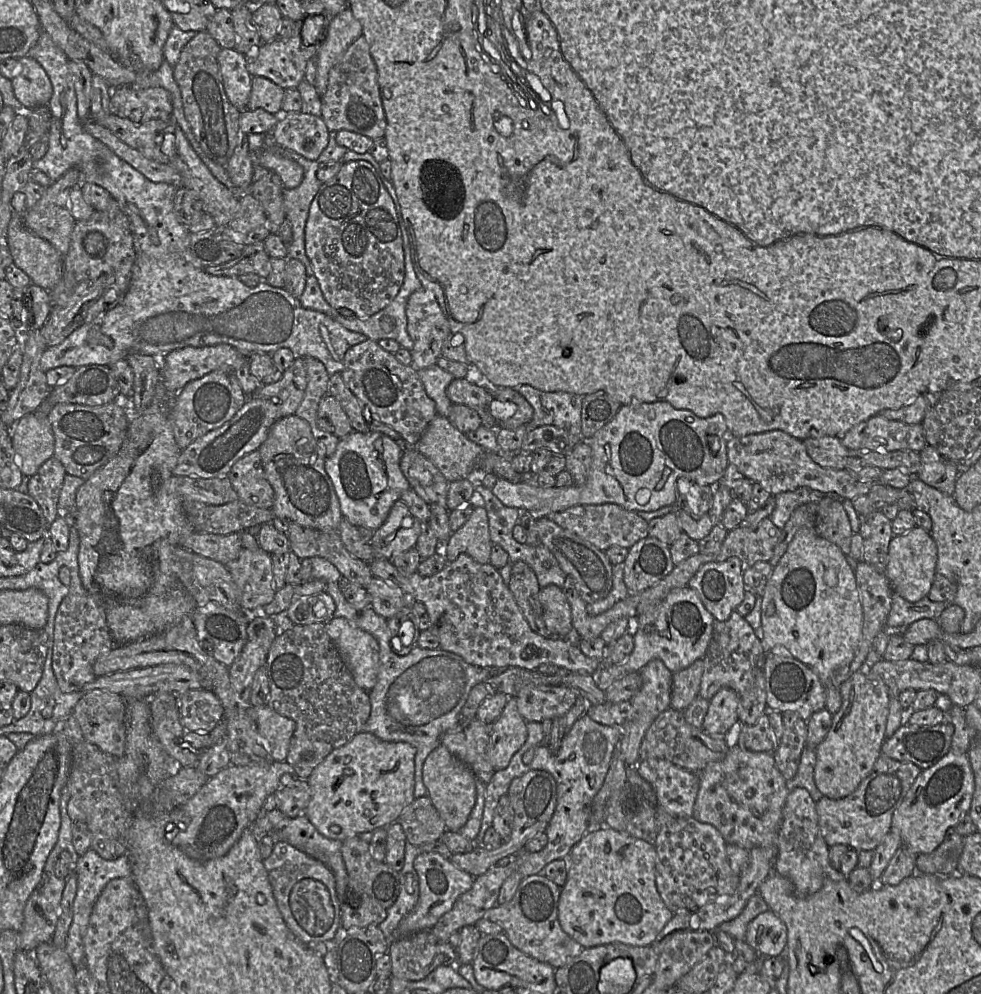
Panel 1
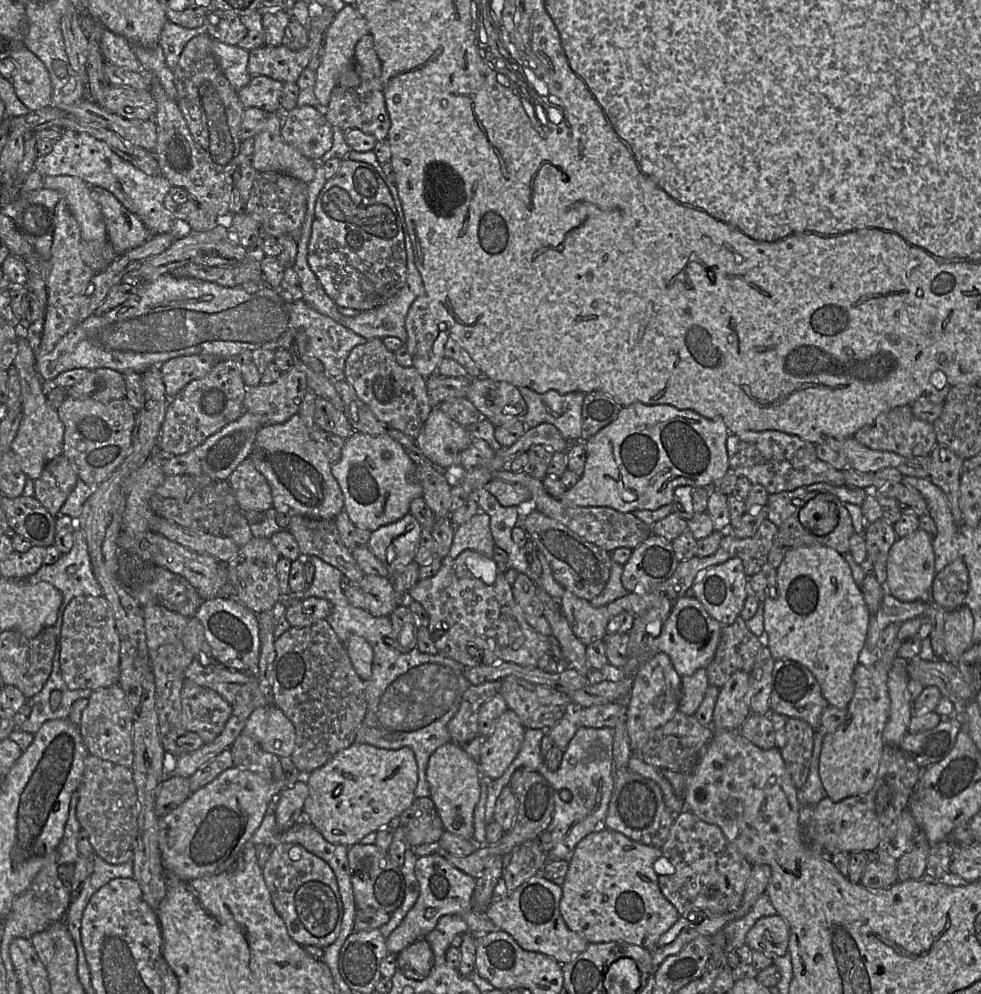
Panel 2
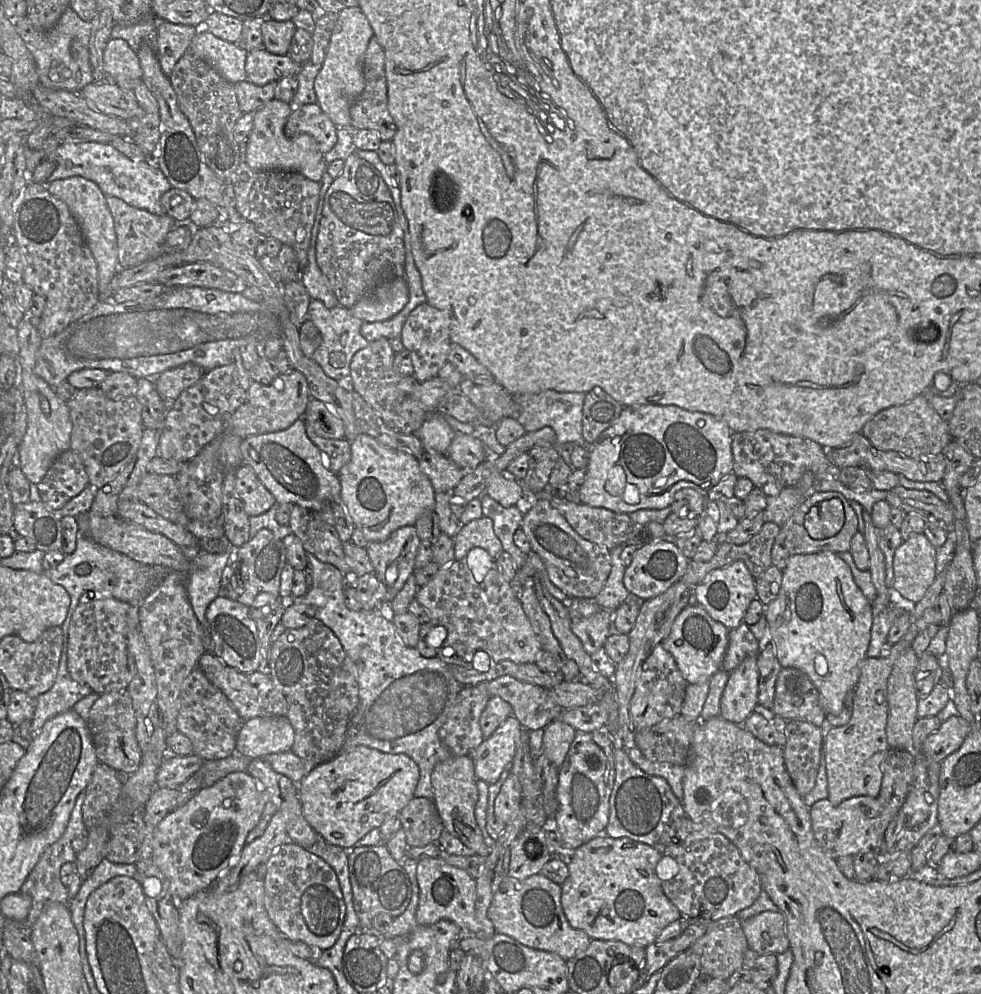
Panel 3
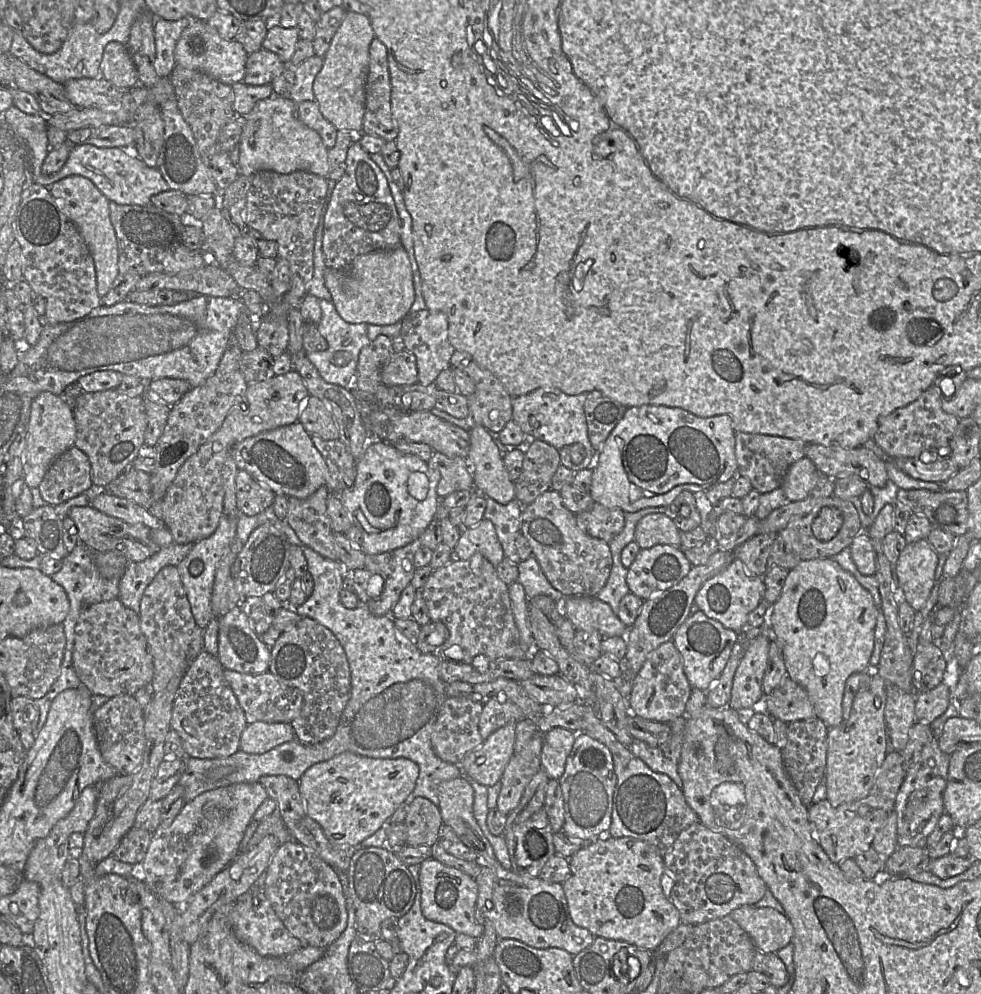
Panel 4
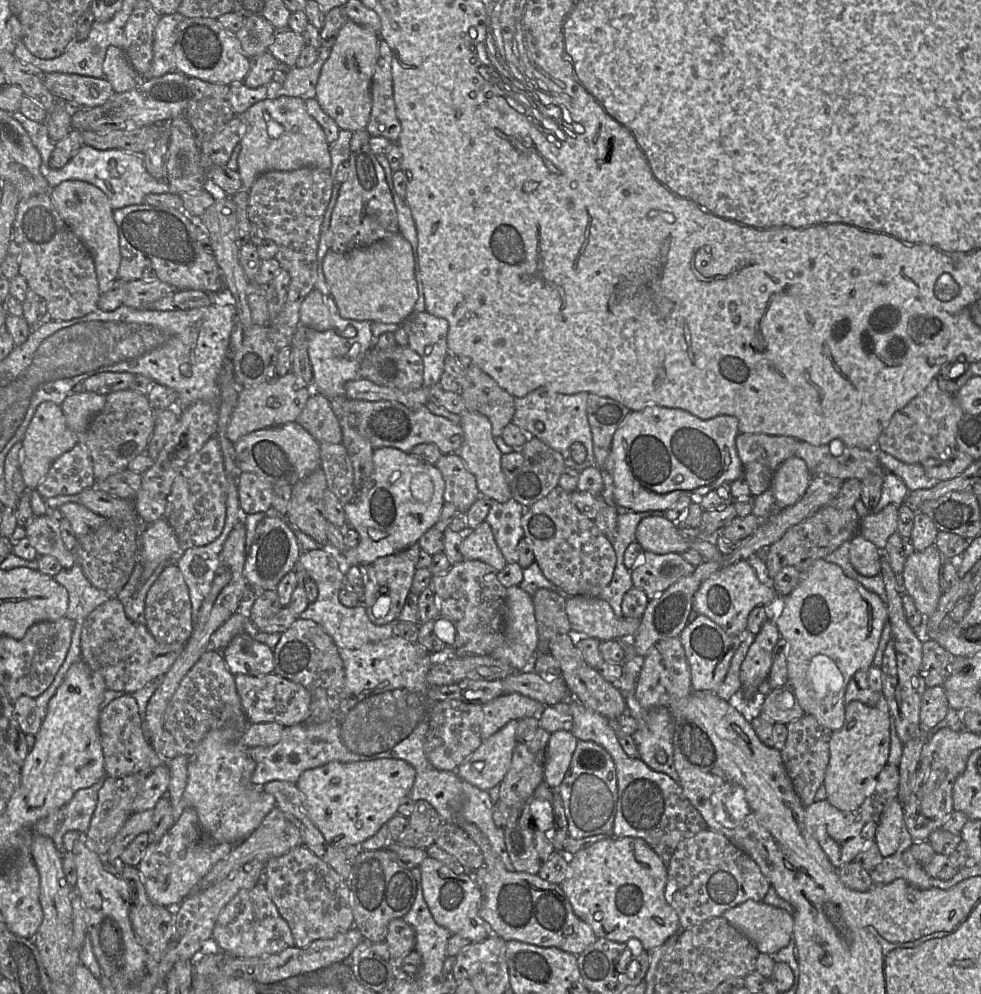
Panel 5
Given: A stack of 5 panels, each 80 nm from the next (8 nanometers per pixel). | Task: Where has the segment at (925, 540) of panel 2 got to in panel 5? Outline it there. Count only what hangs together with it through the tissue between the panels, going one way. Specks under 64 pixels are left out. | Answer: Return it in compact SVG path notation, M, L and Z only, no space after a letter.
M932 545L912 553L904 565L906 593L912 597L917 610L925 617L935 612L942 595L940 571L943 560L941 553Z

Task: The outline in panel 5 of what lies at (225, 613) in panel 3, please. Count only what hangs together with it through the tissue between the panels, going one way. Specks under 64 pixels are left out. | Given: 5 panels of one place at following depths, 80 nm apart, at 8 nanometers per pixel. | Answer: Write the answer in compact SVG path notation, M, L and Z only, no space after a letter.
M248 631L236 635L221 652L233 675L263 676L274 673L273 650L253 639Z

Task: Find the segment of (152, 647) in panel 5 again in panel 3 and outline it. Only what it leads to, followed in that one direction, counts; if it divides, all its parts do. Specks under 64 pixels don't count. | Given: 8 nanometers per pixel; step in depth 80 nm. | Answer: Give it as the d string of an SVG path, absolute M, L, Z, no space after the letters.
M94 598L86 603L79 602L72 614L68 629L68 672L74 681L89 686L98 695L127 690L131 681L126 640L127 615L131 606L133 604L114 598Z

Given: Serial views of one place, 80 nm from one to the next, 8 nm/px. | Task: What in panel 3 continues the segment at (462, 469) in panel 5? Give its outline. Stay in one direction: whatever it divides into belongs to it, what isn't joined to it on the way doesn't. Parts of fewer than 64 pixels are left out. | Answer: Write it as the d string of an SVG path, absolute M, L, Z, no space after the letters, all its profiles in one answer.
M424 451L417 460L436 493L452 491L464 475L464 471L447 455Z

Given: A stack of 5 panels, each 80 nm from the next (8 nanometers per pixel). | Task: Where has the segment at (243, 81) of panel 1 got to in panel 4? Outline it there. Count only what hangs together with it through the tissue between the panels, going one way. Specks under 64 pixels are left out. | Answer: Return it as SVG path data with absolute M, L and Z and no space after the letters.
M191 19L191 24L183 30L175 48L176 64L204 72L228 85L244 80L247 59L248 54L239 42L223 39L213 27L197 19Z

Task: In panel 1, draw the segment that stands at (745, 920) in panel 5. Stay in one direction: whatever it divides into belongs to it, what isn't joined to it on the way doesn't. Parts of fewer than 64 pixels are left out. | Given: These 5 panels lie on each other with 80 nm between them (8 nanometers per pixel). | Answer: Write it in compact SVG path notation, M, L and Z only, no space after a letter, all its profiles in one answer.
M768 910L749 923L745 941L762 957L785 956L787 928L774 912Z

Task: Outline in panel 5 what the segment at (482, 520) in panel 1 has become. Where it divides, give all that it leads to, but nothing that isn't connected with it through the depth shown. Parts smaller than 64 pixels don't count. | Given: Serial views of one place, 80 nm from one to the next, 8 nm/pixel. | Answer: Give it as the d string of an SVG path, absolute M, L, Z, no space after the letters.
M487 521L482 522L464 537L460 551L464 560L482 561L498 572L507 565Z

